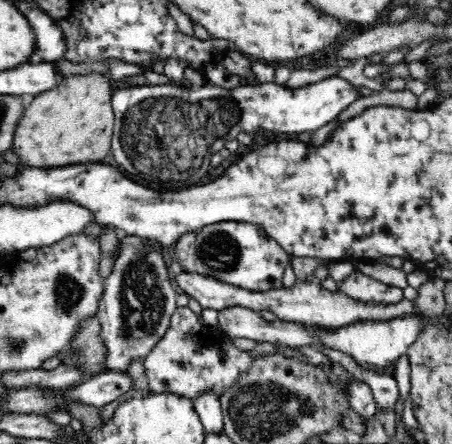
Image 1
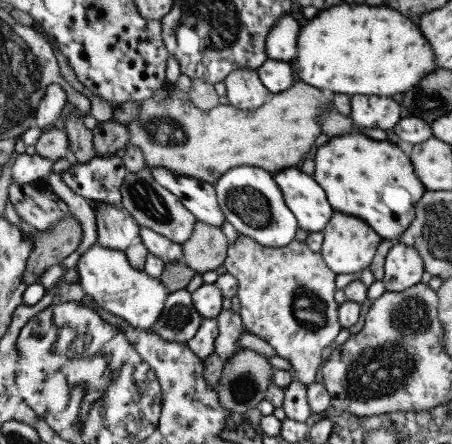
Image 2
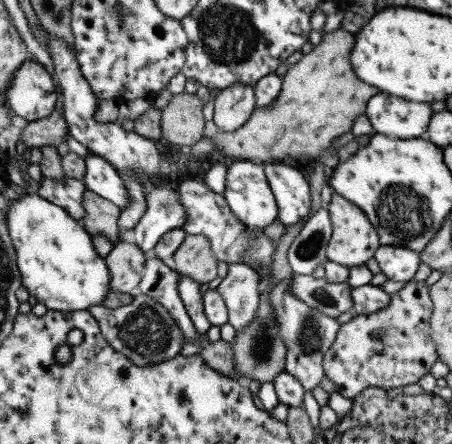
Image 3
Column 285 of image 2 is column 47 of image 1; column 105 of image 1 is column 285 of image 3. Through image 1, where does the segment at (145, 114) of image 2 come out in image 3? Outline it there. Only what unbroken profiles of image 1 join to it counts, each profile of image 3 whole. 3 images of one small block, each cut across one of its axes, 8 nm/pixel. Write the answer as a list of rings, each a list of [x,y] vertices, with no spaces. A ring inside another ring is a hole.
[[[343,30],[325,34],[321,44],[305,54],[301,62],[289,66],[289,72],[283,78],[283,94],[279,94],[273,104],[257,106],[251,120],[235,132],[223,130],[215,120],[205,122],[203,138],[211,142],[215,152],[233,162],[273,164],[283,162],[283,158],[303,160],[317,156],[331,140],[349,132],[351,122],[363,114],[365,102],[377,94],[375,88],[355,78],[349,58],[353,48],[355,36],[345,34]]]

